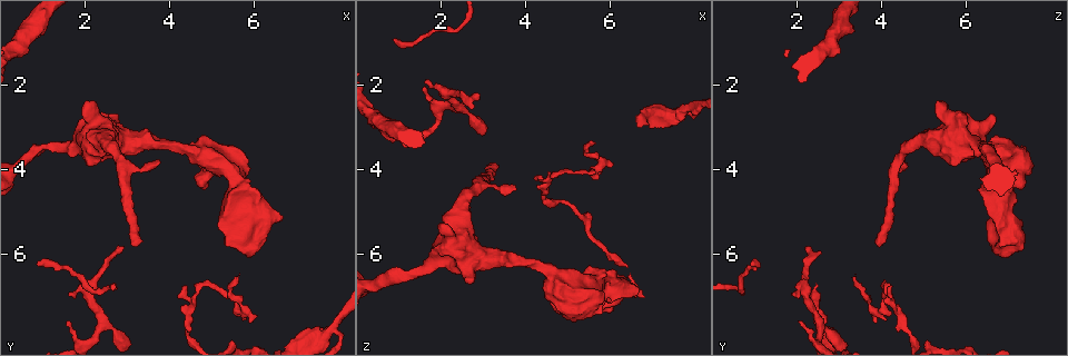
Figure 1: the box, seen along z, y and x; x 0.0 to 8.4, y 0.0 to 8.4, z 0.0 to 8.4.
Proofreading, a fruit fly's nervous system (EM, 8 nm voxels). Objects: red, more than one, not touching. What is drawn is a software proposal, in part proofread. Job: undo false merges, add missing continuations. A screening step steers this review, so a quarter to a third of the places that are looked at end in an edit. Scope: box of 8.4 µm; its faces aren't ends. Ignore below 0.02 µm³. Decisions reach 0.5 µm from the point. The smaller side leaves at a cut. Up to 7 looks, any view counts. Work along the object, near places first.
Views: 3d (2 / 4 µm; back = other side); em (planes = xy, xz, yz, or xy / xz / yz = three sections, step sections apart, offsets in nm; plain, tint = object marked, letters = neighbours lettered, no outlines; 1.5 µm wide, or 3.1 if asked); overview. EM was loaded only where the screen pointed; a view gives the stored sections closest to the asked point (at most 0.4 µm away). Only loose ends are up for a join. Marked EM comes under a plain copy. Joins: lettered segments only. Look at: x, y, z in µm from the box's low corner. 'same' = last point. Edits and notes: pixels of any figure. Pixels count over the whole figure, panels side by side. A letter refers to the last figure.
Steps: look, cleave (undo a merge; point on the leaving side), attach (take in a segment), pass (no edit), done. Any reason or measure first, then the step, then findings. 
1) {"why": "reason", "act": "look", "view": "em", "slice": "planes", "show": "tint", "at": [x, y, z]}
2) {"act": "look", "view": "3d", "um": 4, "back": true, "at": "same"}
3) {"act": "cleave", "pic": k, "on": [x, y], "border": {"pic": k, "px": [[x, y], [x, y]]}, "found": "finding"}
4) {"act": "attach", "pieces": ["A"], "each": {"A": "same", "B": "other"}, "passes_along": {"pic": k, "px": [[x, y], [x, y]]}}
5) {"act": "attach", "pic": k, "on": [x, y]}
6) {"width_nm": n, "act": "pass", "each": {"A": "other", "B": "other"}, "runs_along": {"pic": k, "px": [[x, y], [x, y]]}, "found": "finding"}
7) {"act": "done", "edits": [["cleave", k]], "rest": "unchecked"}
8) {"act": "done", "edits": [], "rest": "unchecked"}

{"why": "branch stops here", "act": "look", "view": "3d", "um": 4, "at": [3.20, 5.85, 3.95]}

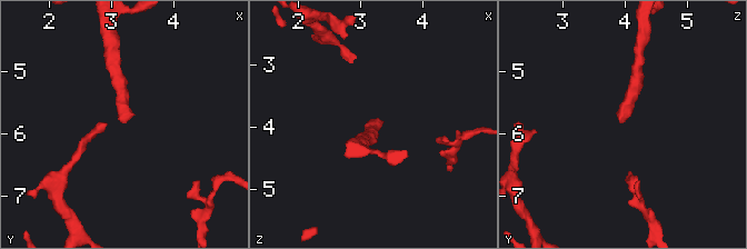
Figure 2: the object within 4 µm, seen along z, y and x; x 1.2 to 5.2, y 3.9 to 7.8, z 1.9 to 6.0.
{"why": "now the EM", "act": "look", "view": "em", "slice": "planes", "show": "letters", "at": [3.15, 5.80, 3.95]}

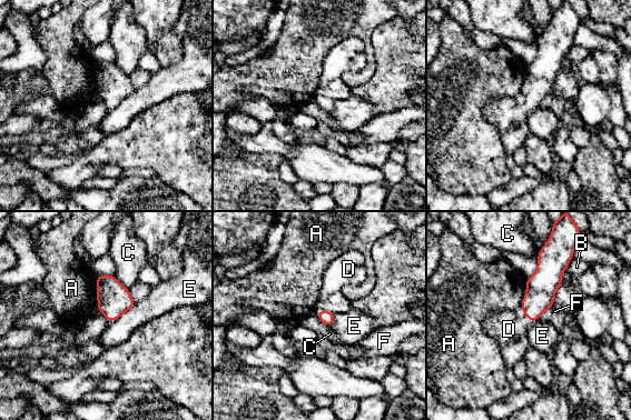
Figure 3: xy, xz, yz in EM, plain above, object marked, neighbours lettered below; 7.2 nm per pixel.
{"act": "attach", "pieces": ["D"], "each": {"A": "other", "B": "other", "C": "other", "D": "same", "E": "other", "F": "other"}, "passes_along": {"pic": 3, "px": [[326, 317], [325, 311], [331, 298]]}, "found": "it goes on there"}

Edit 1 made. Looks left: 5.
{"why": "calibre changes", "act": "look", "view": "3d", "um": 4, "at": [7.65, 7.95, 2.60]}

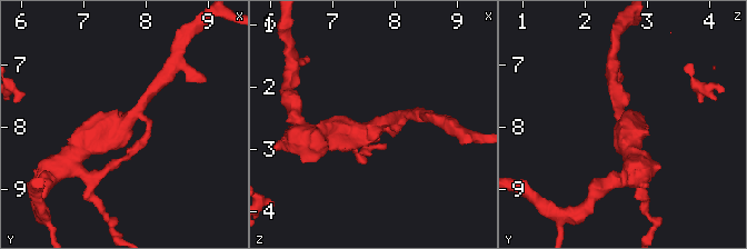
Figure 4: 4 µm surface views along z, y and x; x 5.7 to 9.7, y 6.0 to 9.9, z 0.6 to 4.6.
{"arm_widths_nm": [190, 480], "act": "look", "view": "em", "slice": "planes", "show": "tint", "at": [7.70, 7.90, 2.65]}

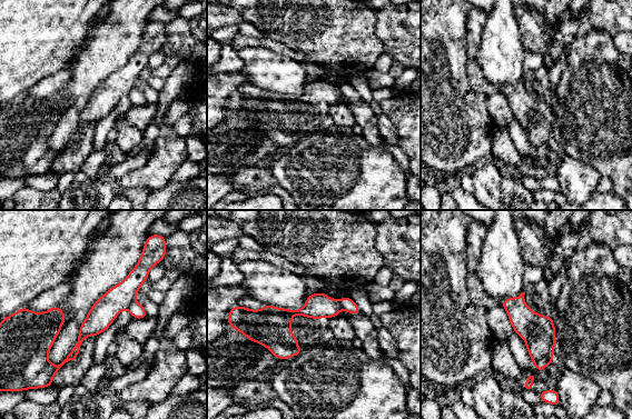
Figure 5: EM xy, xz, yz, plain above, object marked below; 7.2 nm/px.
{"why": "see the neighbours", "act": "look", "view": "em", "slice": "planes", "show": "letters", "at": "same"}

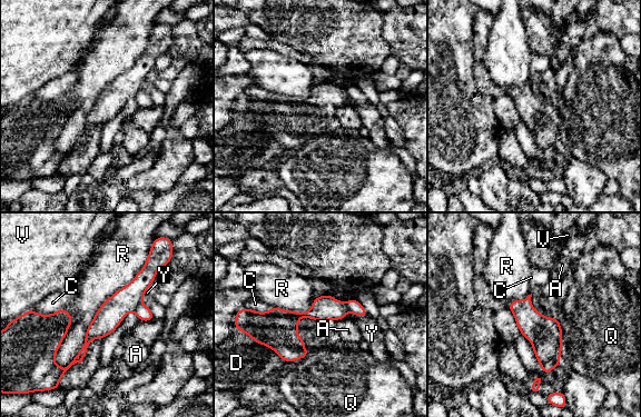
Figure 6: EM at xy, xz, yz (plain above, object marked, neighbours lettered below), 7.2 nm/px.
{"width_nm": 180, "act": "pass", "each": {"A": "other", "C": "other", "D": "other", "Q": "other", "R": "other", "V": "other", "Y": "other"}, "border": {"pic": 6, "px": [[347, 316], [336, 321]]}, "found": "all the same cell"}

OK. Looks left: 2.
{"act": "done", "edits": [["attach", 3]], "rest": "unchecked"}

